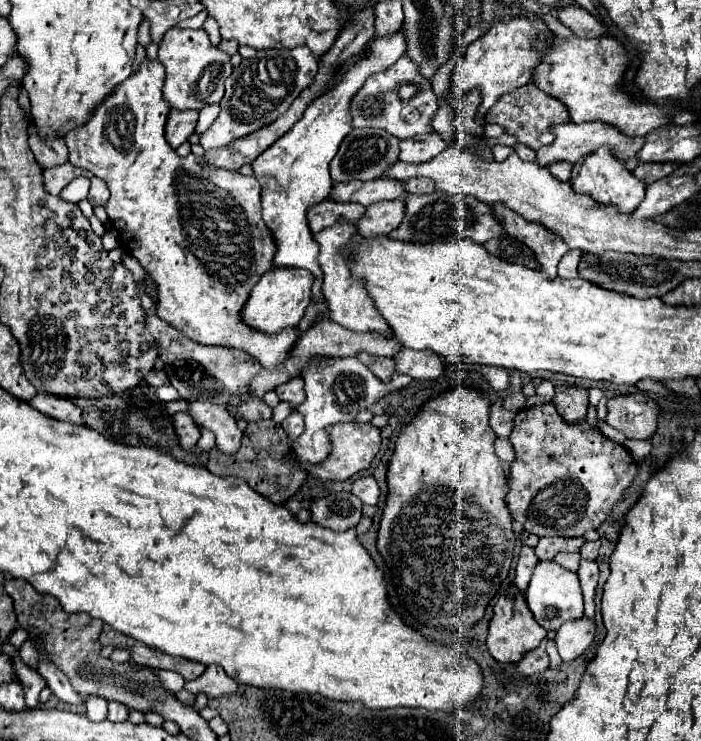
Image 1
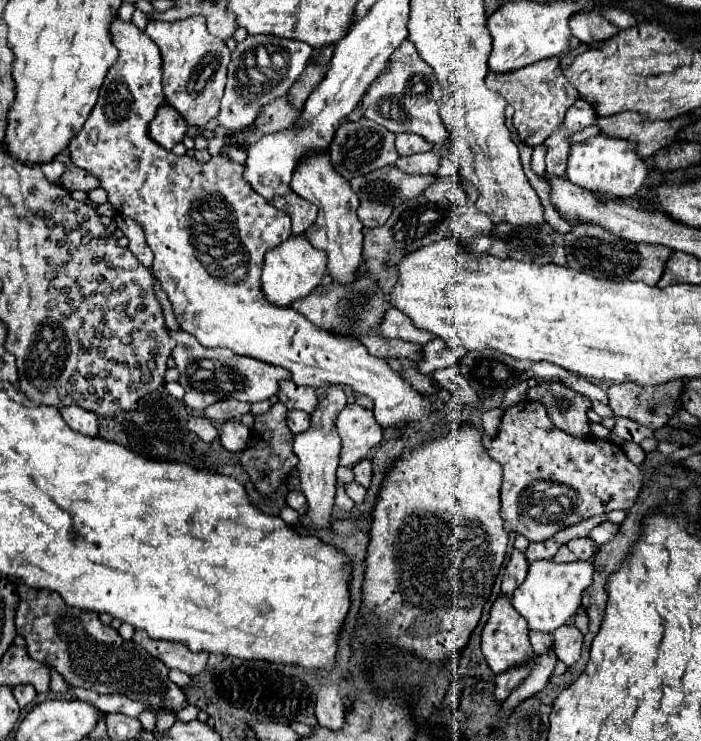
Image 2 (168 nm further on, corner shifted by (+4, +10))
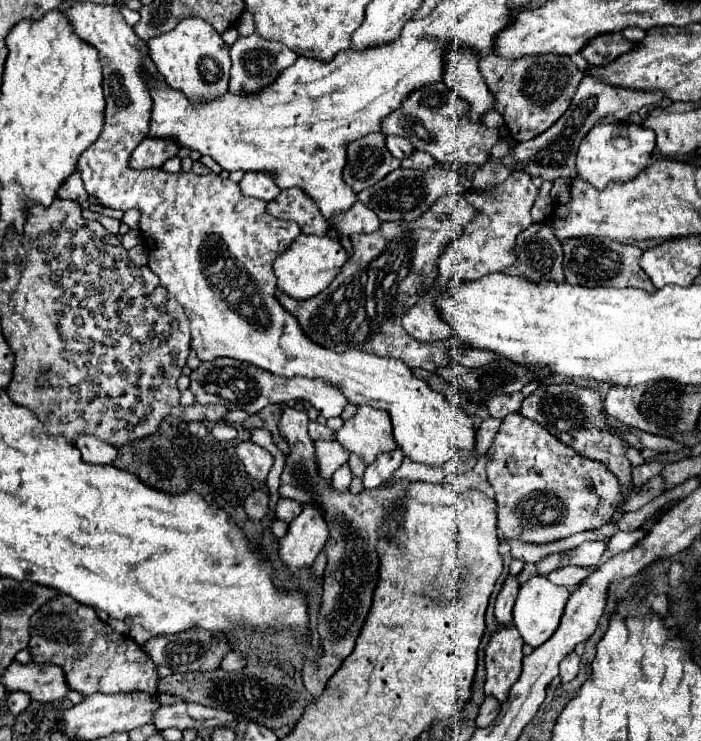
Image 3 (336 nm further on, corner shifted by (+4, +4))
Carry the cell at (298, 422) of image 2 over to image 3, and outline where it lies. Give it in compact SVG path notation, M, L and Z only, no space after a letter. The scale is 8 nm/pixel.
M310 422L310 438L312 440L334 440L336 434L334 430L330 430L326 424L320 424L320 422Z

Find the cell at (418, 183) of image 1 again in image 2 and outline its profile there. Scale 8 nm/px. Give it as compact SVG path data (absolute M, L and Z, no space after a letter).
M430 150L424 154L414 154L414 156L404 156L396 160L396 166L406 172L406 174L436 174L438 170L438 152Z

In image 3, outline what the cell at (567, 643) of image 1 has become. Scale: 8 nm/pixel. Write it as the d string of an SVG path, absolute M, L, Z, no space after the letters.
M570 652L562 662L560 662L560 678L562 682L572 682L578 674L578 664L580 664L580 656L576 652Z

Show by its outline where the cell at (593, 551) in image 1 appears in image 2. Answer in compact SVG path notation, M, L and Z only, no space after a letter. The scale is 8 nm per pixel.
M602 522L602 524L598 524L596 528L592 528L592 532L588 534L588 538L594 540L596 546L602 546L602 544L606 544L606 542L616 534L616 532L618 532L618 524Z

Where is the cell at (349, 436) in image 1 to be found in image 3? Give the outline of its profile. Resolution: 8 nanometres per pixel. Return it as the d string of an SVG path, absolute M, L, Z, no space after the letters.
M358 406L356 416L344 422L336 432L336 438L346 450L362 456L366 464L374 462L378 454L396 448L390 414L372 406Z

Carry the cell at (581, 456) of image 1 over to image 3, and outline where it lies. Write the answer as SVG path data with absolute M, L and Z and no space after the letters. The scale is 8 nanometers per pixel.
M518 412L502 420L488 454L492 460L486 472L494 488L498 532L522 542L546 544L576 532L594 530L616 514L616 506L624 498L618 480L606 472L606 466L580 456L570 446L562 446L538 422L530 422Z

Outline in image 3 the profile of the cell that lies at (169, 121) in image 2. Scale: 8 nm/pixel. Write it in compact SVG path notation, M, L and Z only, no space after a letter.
M144 138L138 148L132 152L128 166L134 170L160 168L166 160L178 154L178 146L174 142L158 142L158 138Z

